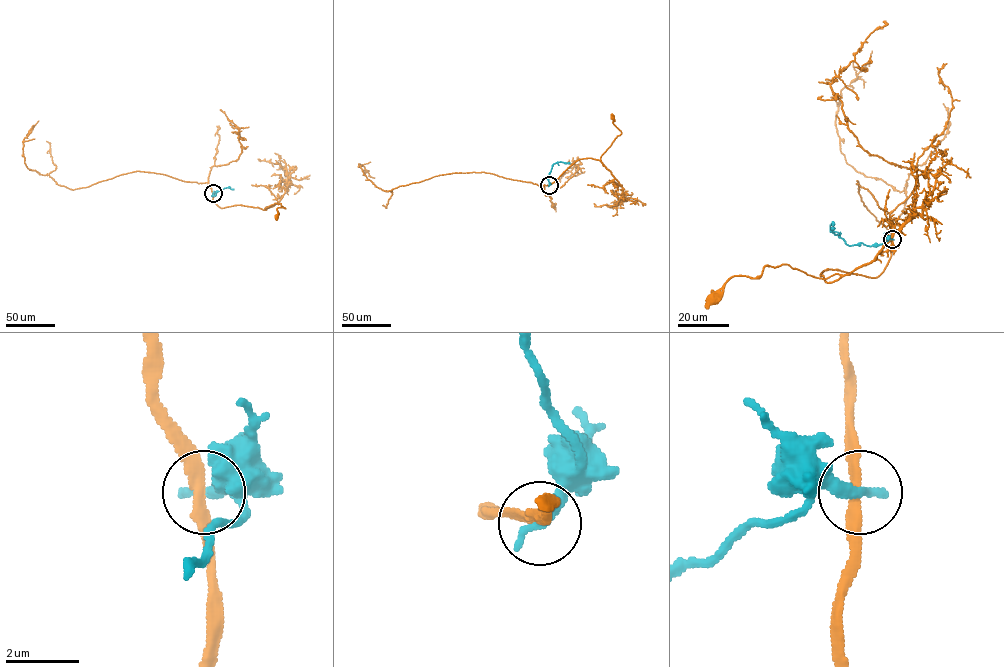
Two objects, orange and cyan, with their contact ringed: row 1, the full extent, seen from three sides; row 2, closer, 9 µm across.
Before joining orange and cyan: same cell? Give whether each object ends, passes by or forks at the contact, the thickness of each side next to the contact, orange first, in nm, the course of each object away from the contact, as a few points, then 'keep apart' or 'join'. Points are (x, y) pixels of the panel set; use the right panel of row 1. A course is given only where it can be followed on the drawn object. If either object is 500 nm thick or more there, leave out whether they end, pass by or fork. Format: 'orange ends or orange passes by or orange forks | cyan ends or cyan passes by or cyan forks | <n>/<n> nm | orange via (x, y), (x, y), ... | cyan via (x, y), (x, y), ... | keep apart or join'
orange passes by | cyan ends | 240/400 nm | orange via (892, 239), (875, 278), (826, 269), (827, 282), (841, 275), (765, 266), (756, 278), (733, 276), (713, 298) | cyan via (892, 239), (879, 244), (848, 245), (832, 230), (832, 223), (832, 228) | keep apart

